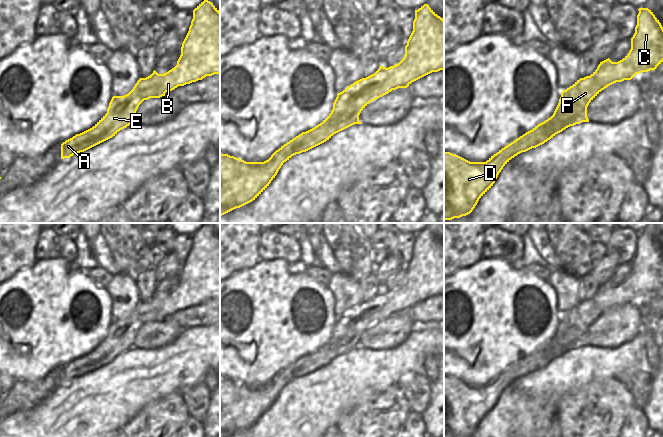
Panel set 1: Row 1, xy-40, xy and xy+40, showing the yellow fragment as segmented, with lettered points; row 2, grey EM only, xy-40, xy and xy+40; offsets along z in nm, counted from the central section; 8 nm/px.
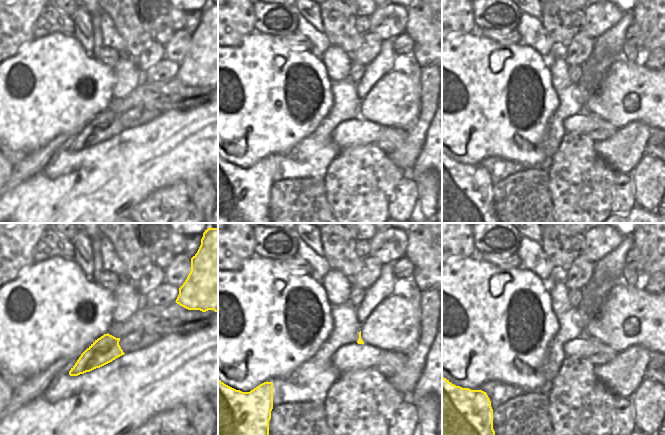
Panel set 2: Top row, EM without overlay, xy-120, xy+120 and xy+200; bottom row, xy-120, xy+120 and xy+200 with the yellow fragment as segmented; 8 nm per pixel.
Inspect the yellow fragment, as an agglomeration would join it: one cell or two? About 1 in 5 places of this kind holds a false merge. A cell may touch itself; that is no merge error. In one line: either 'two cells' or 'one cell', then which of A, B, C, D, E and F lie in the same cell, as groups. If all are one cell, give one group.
one cell | A B C D E F

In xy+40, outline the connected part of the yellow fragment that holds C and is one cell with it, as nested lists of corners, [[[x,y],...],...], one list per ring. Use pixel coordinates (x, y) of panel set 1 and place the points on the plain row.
[[[642,231],[638,234],[637,249],[631,262],[629,277],[618,286],[612,286],[609,282],[600,286],[590,300],[580,302],[563,314],[550,342],[499,374],[486,386],[470,386],[456,378],[444,376],[444,437],[471,437],[479,423],[493,410],[503,391],[512,382],[544,368],[570,350],[589,346],[587,331],[602,314],[616,306],[631,304],[636,298],[653,295],[663,286],[663,251],[651,234]]]

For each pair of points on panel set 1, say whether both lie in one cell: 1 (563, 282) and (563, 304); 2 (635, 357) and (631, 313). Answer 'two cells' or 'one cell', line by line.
1: one cell
2: two cells

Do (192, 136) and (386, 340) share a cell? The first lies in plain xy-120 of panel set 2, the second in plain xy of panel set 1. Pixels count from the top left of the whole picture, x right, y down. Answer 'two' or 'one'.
two

